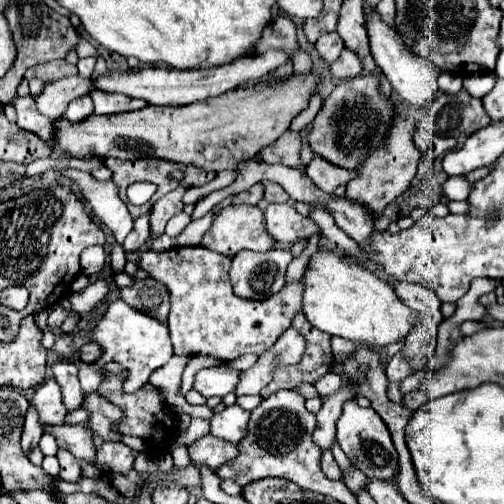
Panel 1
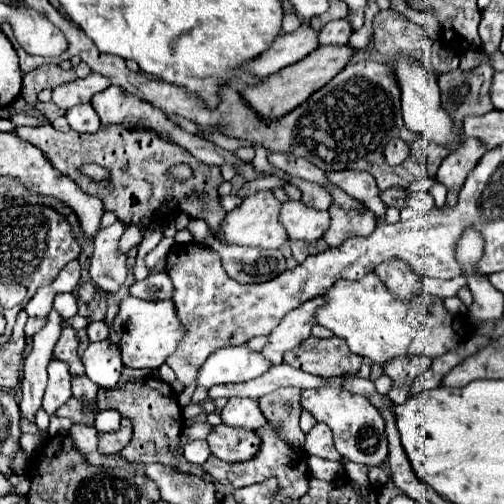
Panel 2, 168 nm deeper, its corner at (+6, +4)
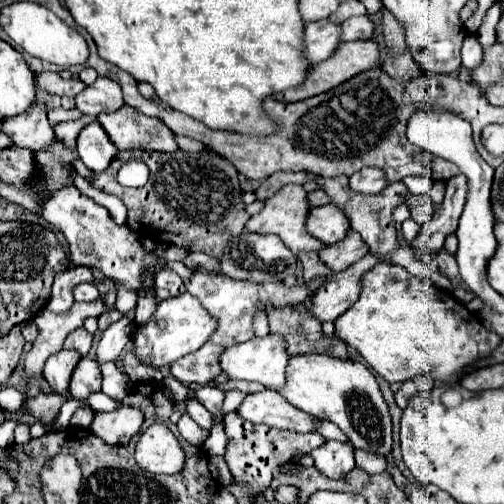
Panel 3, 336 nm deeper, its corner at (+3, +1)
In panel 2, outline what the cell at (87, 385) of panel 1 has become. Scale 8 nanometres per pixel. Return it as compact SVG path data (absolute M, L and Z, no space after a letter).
M111 339L89 343L85 353L81 355L81 361L87 369L87 377L97 383L99 387L115 387L121 377L121 355L117 345Z

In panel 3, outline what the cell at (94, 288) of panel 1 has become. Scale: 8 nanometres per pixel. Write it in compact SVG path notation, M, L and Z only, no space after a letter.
M78 284L78 288L74 288L76 302L94 302L98 296L100 296L98 290L94 286L90 286L90 284L86 284L86 286Z

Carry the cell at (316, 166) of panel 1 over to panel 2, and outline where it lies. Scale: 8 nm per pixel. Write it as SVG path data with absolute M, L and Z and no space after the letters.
M335 171L335 173L327 173L327 177L333 185L341 187L347 195L351 195L353 199L367 205L375 213L375 217L379 221L383 221L387 207L379 199L379 187L377 187L375 179L371 177L371 173L365 173L365 171Z

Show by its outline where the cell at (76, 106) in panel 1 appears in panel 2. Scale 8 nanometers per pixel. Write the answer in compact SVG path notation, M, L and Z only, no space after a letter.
M89 103L75 105L73 109L69 109L65 113L65 117L67 117L71 129L77 131L77 133L97 133L97 131L101 131L101 121L99 121L95 109Z

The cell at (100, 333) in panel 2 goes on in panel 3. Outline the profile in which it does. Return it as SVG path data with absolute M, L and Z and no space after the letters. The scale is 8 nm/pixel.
M114 310L114 312L108 312L108 314L102 314L100 318L98 318L98 330L100 332L104 332L110 324L114 324L116 320L120 320L122 318L122 312L118 312L118 310Z

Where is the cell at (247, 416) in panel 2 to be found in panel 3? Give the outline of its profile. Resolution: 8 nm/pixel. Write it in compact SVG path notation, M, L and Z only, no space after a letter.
M272 390L248 394L236 414L254 424L266 424L278 430L292 432L314 432L314 426L318 422L314 416L300 412L296 406L284 400L282 394Z

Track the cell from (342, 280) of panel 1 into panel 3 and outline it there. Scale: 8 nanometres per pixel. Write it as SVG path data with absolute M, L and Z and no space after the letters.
M376 264L364 274L360 298L334 320L334 328L386 382L404 382L418 374L430 374L436 382L456 380L466 366L502 342L452 292L438 290L394 264Z

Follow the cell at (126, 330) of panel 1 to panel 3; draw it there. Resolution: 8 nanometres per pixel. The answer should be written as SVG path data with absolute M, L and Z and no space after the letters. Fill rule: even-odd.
M184 292L176 298L166 298L156 304L156 310L150 316L150 320L144 326L136 328L132 352L142 358L140 362L154 366L154 368L162 368L190 352L196 352L196 348L200 348L200 344L204 344L204 340L208 340L208 336L214 332L214 328L216 328L216 322L208 316L208 312L204 312L202 304L194 296ZM158 320L164 320L166 326L160 328ZM148 352L152 352L152 360L146 360L144 354L148 354Z

